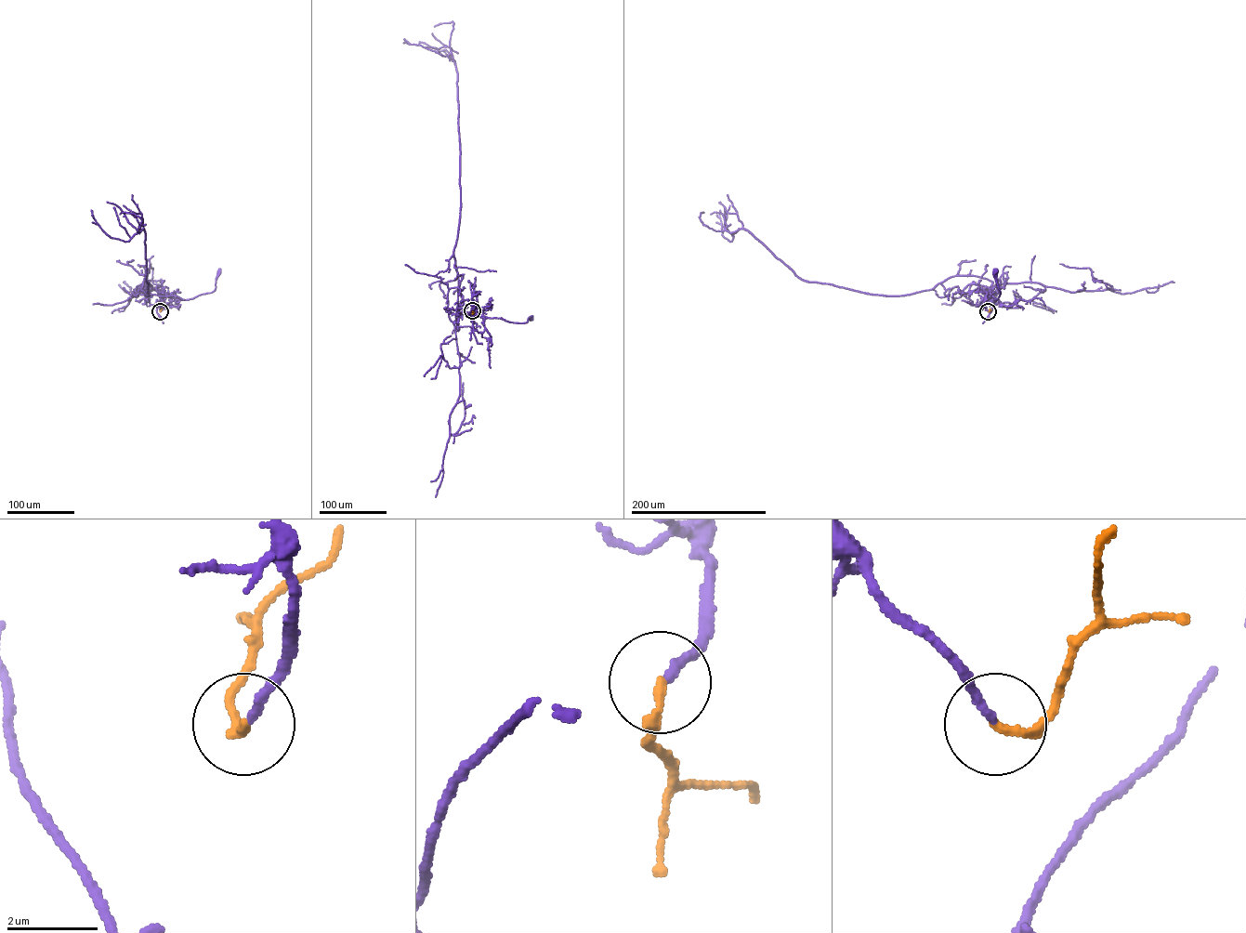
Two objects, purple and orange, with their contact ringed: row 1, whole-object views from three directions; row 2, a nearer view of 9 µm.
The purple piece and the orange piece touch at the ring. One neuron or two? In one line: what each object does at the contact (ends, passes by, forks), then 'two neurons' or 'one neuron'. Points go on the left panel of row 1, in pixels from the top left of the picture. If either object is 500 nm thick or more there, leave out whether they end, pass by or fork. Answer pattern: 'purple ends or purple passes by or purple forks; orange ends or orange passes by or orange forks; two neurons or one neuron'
purple ends; orange ends; one neuron

